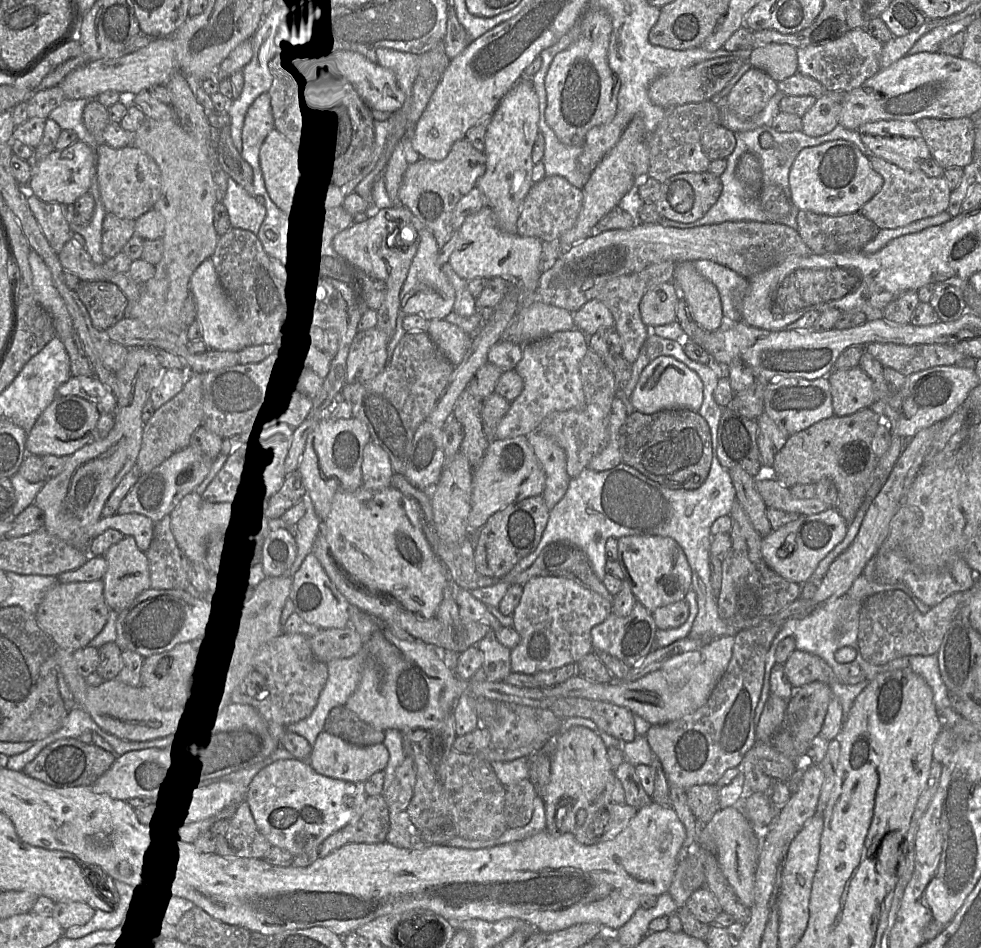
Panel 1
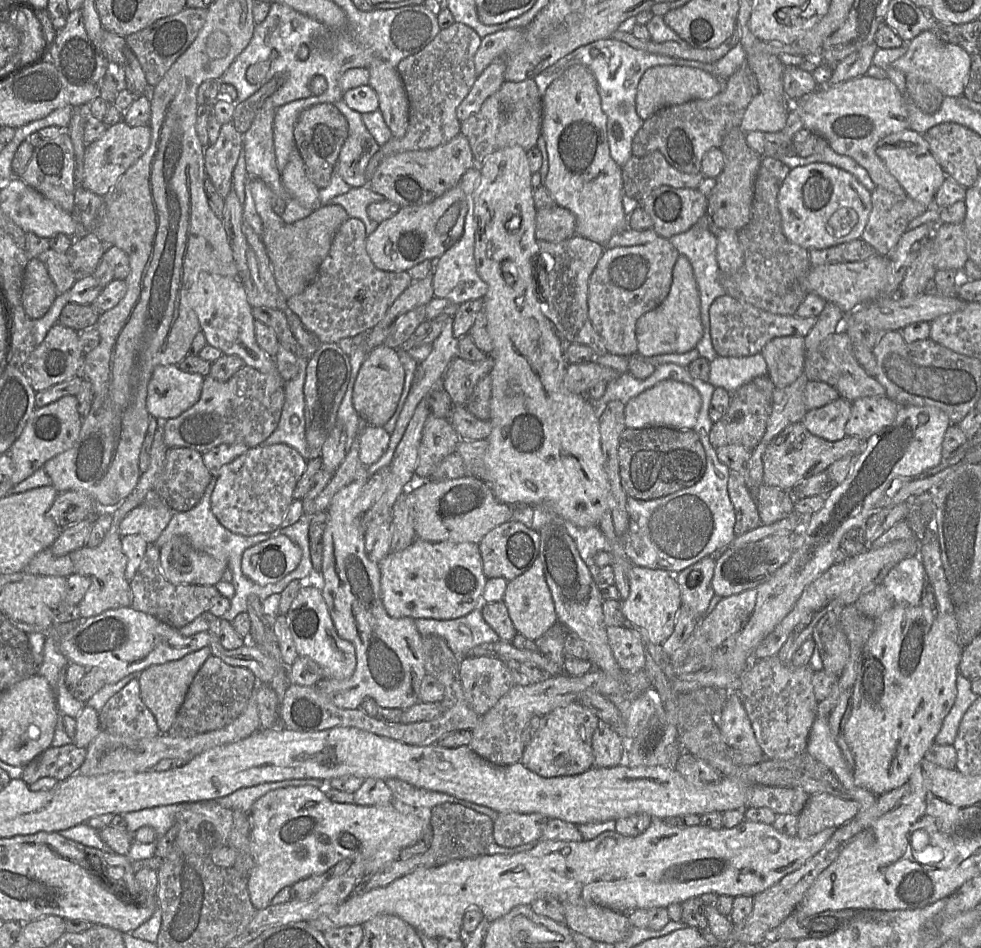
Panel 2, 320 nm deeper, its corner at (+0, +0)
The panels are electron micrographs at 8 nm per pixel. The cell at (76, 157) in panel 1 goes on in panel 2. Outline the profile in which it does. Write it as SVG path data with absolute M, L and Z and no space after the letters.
M124 120L108 126L104 134L88 144L84 155L84 173L80 186L96 195L105 197L128 168L149 148L151 128L149 124L130 126Z

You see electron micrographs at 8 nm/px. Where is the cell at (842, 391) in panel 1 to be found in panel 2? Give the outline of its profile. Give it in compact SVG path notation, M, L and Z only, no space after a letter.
M863 397L851 402L851 415L845 433L867 440L890 425L896 418L899 405L889 397Z

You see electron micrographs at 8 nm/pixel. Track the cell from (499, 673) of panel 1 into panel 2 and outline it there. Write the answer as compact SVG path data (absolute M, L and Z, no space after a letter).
M493 656L459 659L464 696L479 716L490 710L514 685L513 673L505 661Z

